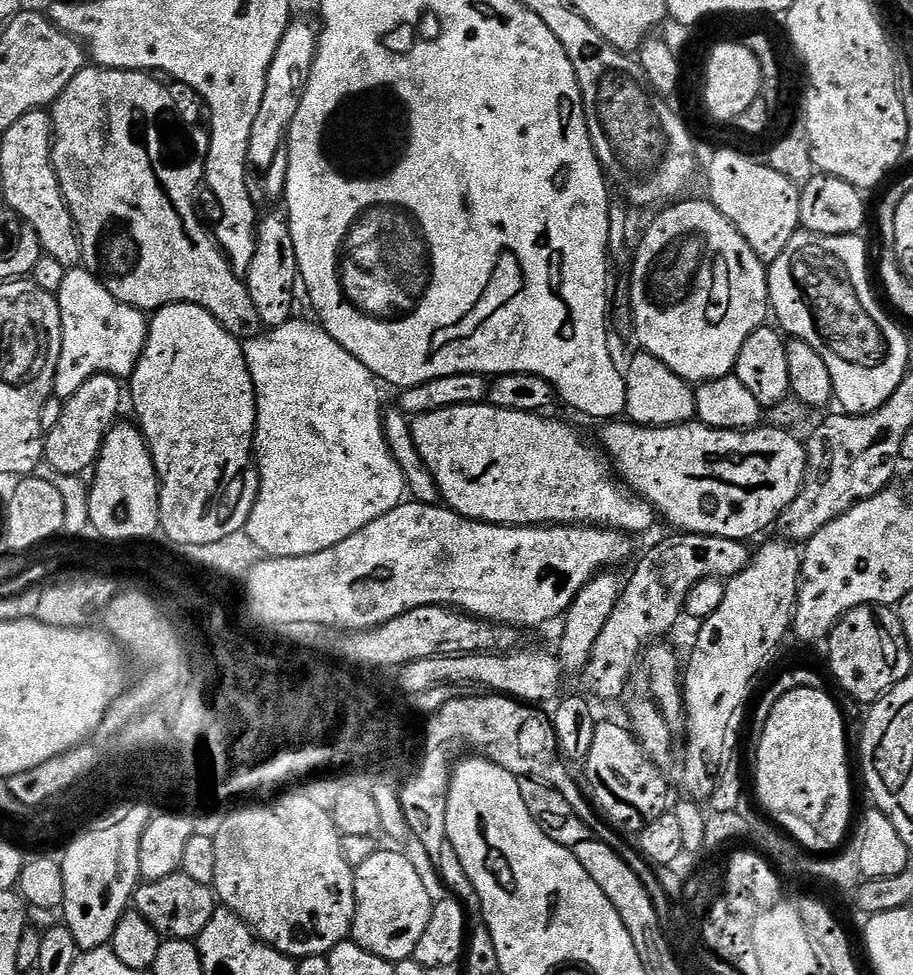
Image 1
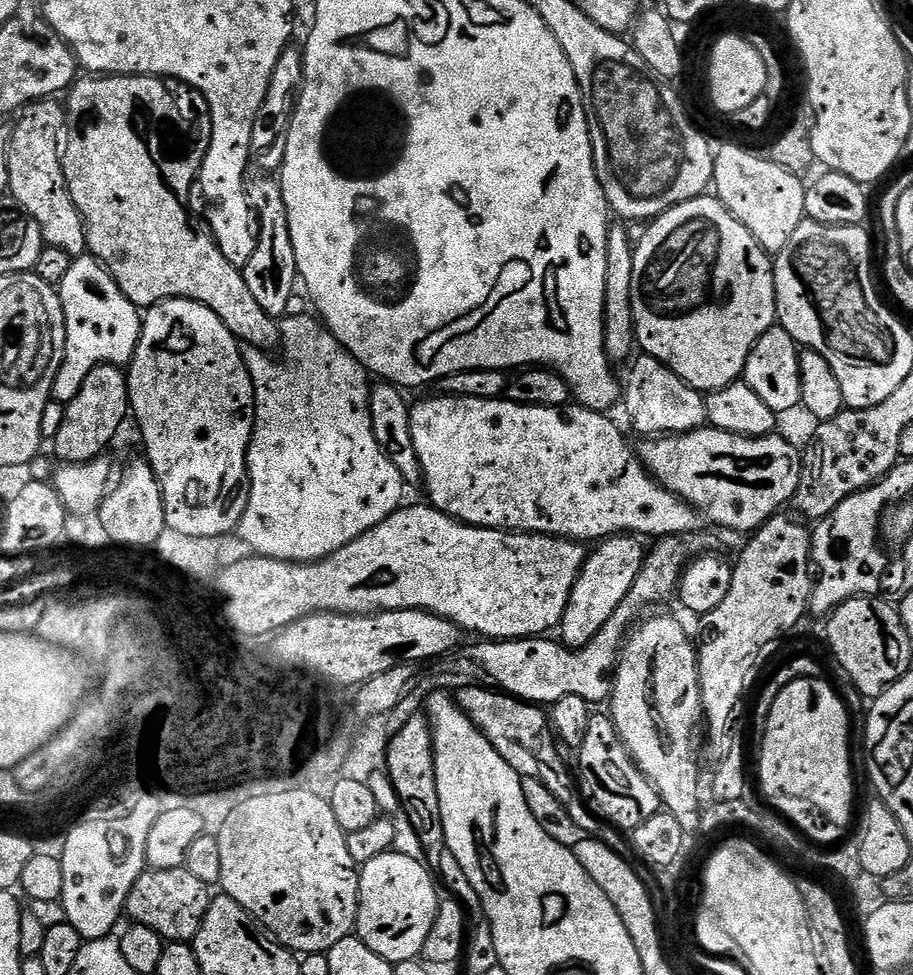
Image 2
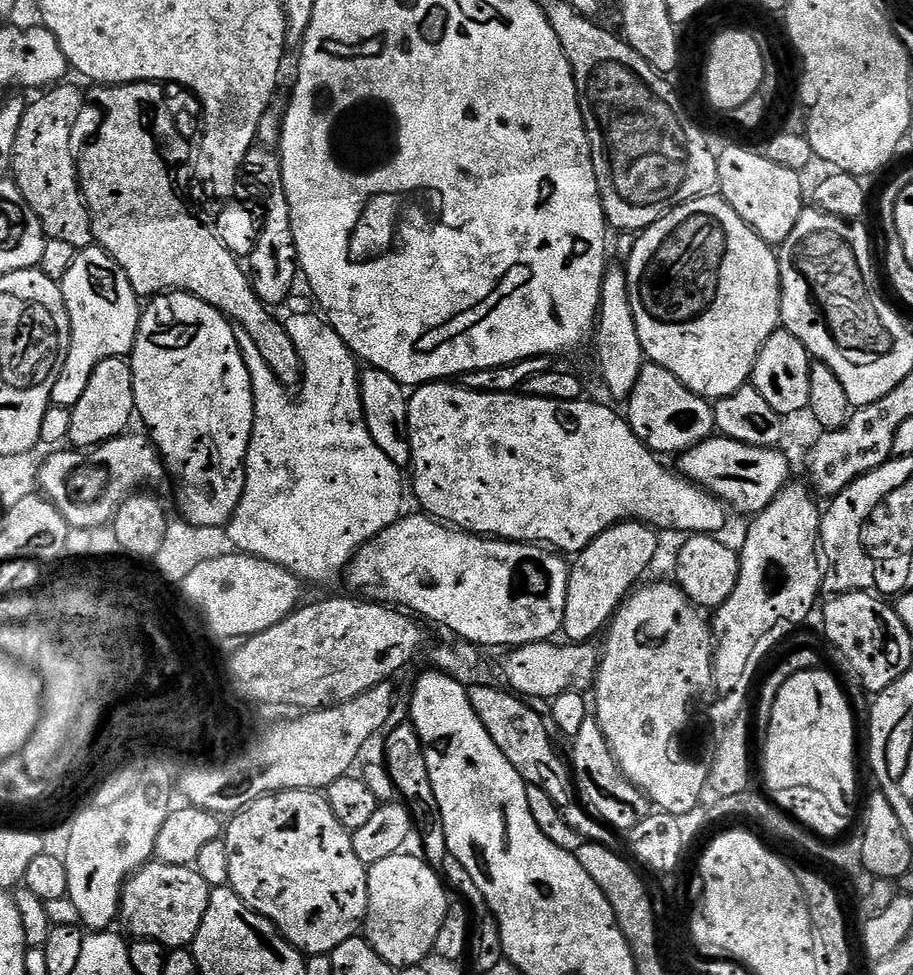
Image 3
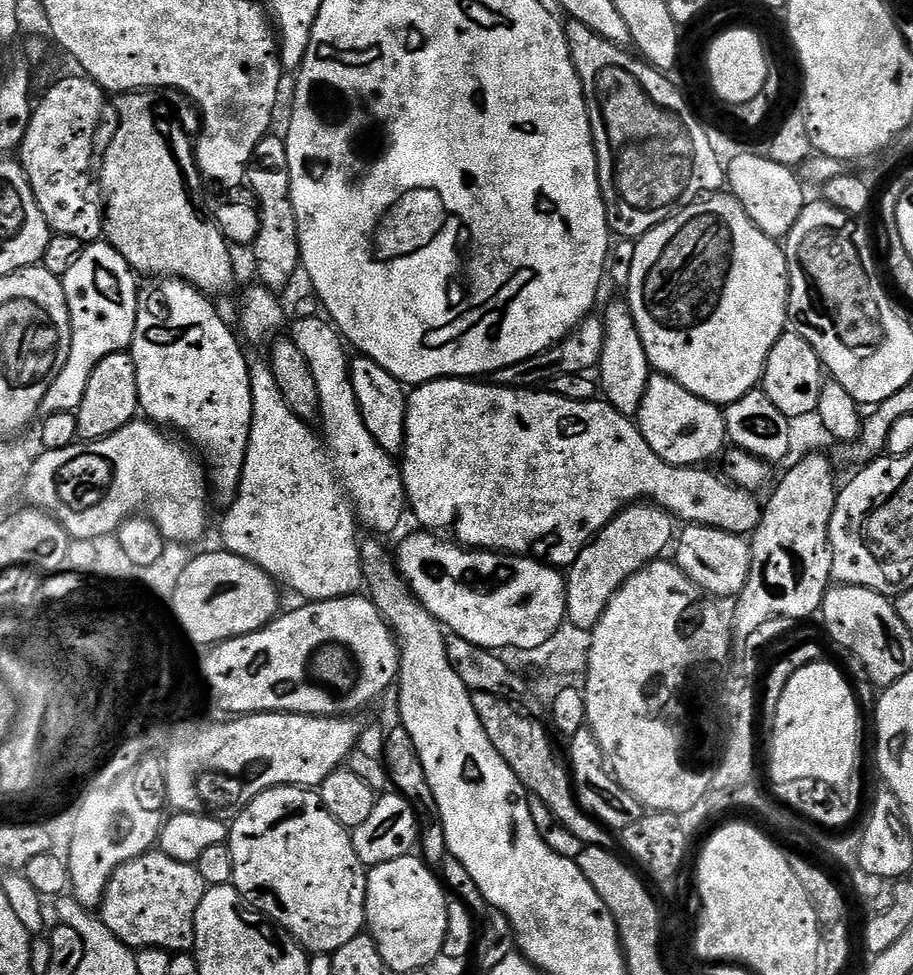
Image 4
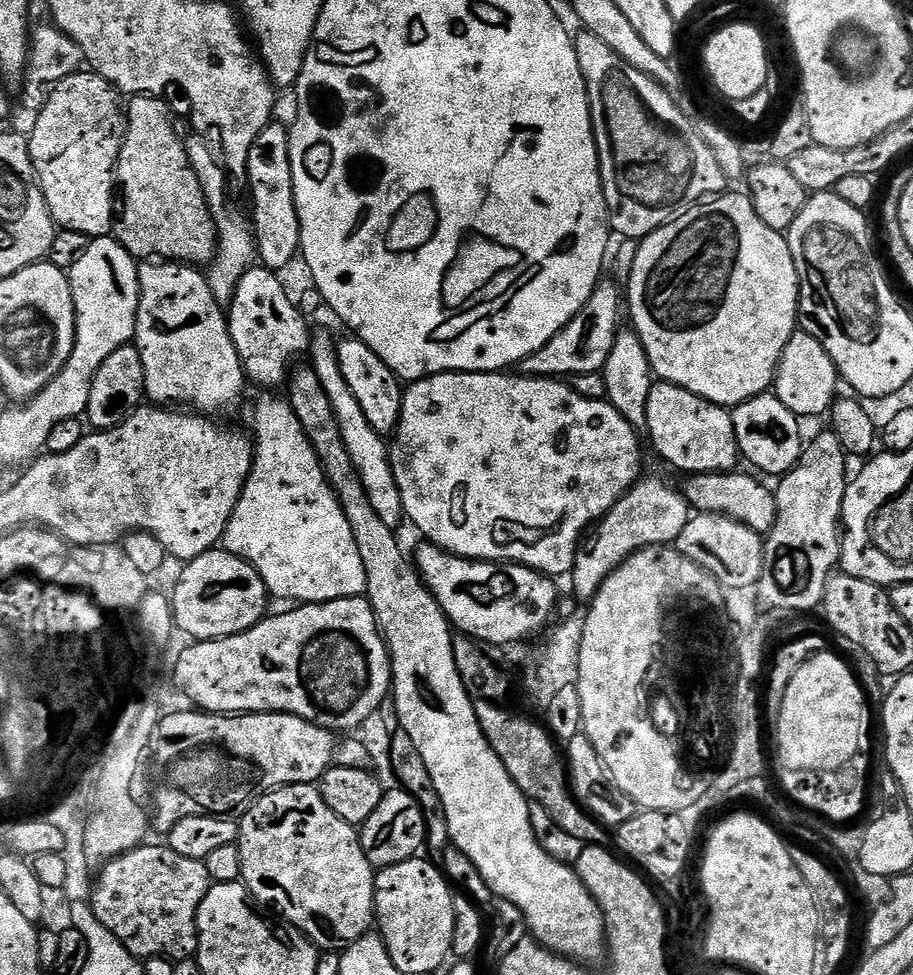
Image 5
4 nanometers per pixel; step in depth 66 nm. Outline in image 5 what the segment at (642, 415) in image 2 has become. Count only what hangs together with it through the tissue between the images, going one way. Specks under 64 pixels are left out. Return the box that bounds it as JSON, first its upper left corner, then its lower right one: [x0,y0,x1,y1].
[646,382,741,474]

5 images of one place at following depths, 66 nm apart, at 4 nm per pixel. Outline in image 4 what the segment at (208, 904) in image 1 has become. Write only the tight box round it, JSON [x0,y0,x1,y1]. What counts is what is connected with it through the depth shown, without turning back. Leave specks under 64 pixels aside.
[98,850,206,954]

